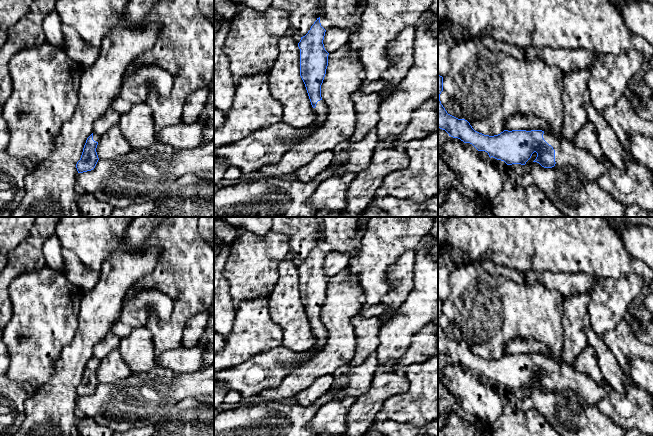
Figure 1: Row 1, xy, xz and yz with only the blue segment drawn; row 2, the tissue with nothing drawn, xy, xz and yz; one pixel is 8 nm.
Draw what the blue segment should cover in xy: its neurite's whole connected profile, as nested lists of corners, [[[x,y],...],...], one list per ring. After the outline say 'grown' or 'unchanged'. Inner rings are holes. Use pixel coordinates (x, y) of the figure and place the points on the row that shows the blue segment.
[[[93,132],[86,140],[80,160],[76,164],[78,173],[91,171],[95,168],[99,158],[96,152],[100,136]]] | grown

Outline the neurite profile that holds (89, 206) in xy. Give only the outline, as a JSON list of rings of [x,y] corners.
[[[89,193],[79,195],[77,205],[82,217],[110,217],[113,210],[109,203]]]

